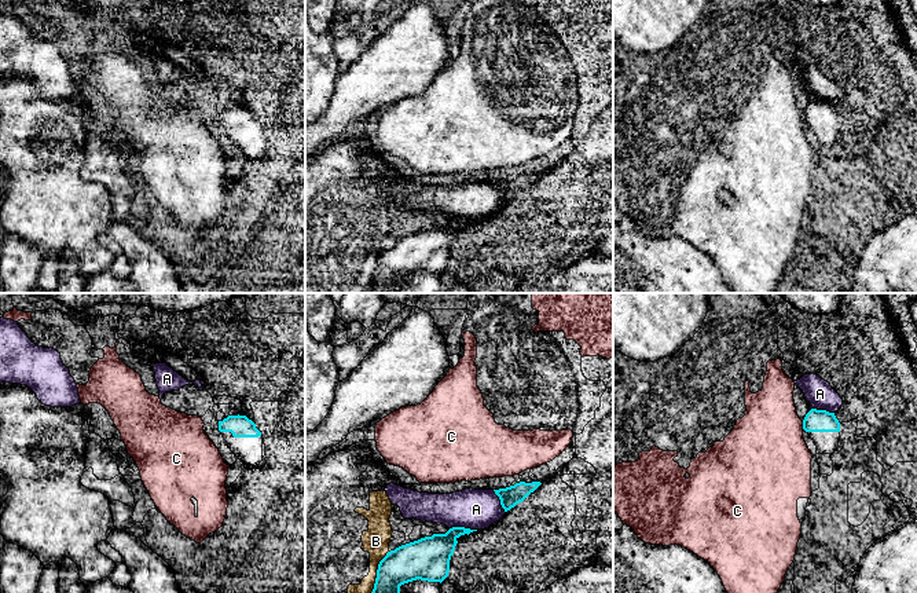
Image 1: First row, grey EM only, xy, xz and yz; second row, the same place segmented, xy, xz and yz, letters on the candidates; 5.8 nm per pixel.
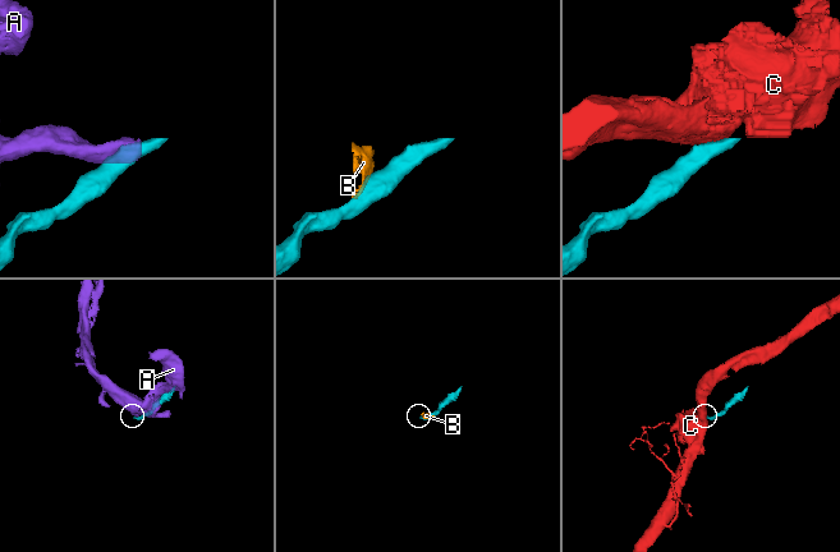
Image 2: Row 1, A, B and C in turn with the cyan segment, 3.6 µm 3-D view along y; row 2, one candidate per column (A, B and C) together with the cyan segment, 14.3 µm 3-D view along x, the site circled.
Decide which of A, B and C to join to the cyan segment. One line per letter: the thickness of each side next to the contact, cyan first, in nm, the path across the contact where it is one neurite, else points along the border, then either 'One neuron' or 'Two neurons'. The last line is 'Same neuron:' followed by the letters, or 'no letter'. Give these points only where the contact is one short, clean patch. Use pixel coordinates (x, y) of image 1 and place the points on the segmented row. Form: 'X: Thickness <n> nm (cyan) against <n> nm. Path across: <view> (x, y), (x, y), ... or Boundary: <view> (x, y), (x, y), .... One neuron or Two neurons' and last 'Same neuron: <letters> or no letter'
A: Thickness 220 nm (cyan) against 240 nm. Boundary: xz (450, 527), (476, 530). Two neurons
B: Thickness 220 nm (cyan) against 160 nm. Boundary: xz (388, 551), (378, 564), (374, 588), (370, 592). Two neurons
C: Thickness 130 nm (cyan) against 440 nm. Boundary: yz (802, 421), (803, 428). Two neurons
Same neuron: no letter

